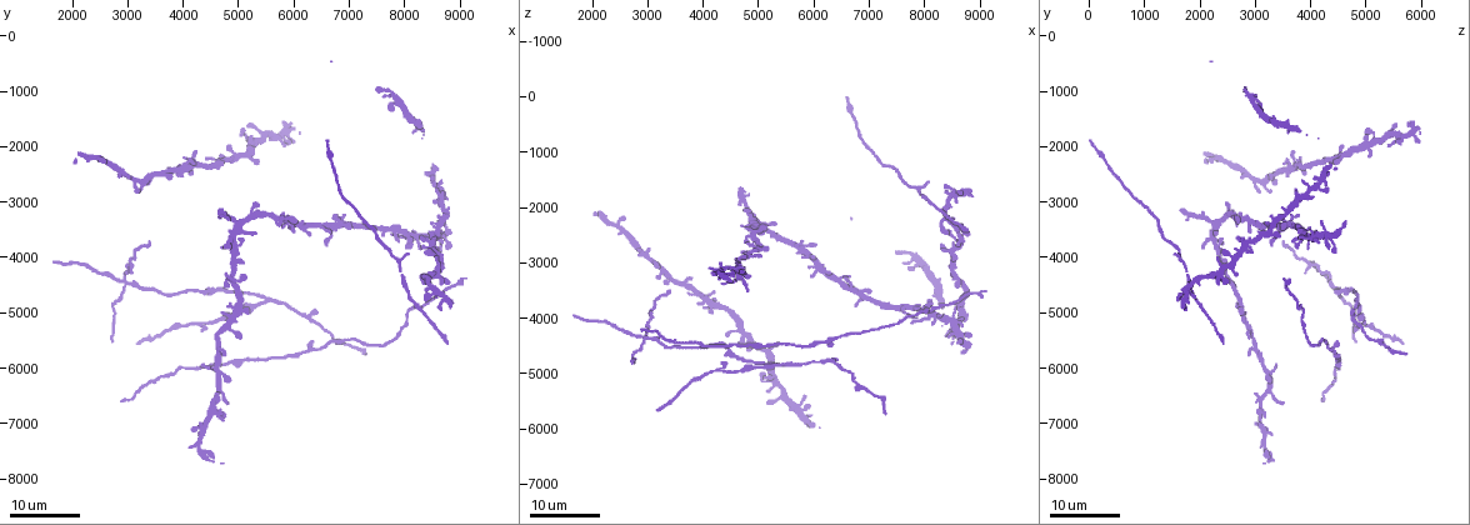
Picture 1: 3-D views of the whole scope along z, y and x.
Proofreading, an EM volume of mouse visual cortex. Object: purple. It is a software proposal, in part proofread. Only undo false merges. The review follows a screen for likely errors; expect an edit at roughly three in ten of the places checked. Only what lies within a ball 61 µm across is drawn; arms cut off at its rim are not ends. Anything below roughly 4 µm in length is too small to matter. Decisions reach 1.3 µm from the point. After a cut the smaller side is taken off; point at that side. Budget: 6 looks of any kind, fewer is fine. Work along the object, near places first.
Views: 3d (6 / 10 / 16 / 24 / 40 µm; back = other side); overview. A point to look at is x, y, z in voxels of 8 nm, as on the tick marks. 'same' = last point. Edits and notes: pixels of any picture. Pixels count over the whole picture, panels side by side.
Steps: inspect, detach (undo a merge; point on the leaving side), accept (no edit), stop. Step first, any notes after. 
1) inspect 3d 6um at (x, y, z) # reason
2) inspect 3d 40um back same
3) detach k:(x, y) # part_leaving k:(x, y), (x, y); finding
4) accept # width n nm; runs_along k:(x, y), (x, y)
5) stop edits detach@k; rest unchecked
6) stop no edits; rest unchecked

inspect 3d 24um at (8600, 3500, 3250) # four arms meet

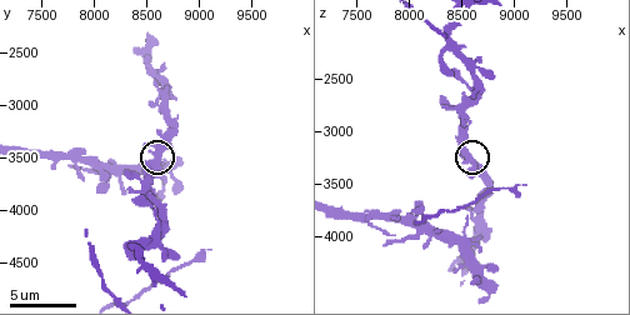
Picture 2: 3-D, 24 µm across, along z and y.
inspect 3d 6um at (8600, 3520, 3240)

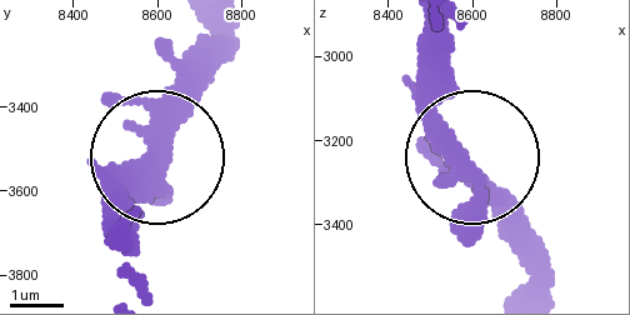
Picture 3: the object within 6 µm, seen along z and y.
accept # arms 4; one neuron here

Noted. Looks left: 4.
inspect 3d 24um at (6250, 5700, 4350) # two arms in line, one across

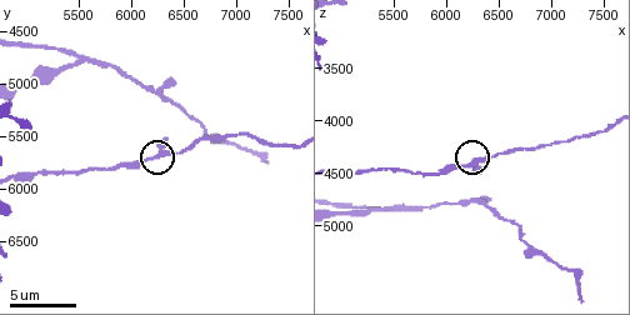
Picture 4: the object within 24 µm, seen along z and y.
inspect 3d 10um at (6260, 5660, 4400) # zoom in

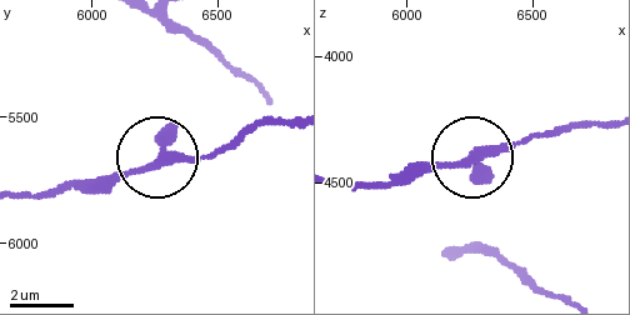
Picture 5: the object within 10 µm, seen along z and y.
accept # width 300 nm; one neuron here

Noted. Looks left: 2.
inspect 3d 10um at (5480, 4780, 4820) # a fork

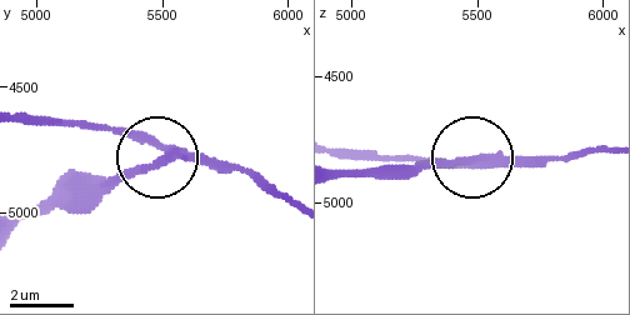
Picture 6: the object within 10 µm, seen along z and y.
detach 6:(129, 173) # side_arm 24 um; part_leaving 6:(169, 150), (91, 183), (59, 185), (26, 206); two neurons meet here

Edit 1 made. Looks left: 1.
stop edits detach@6; rest unchecked

